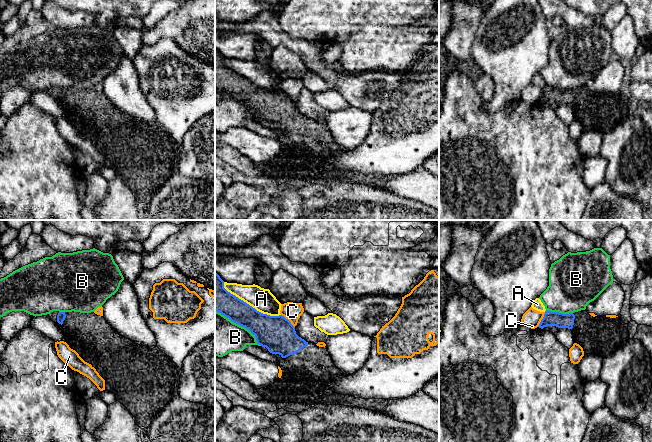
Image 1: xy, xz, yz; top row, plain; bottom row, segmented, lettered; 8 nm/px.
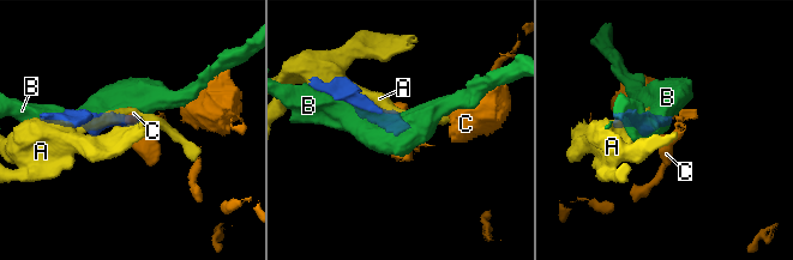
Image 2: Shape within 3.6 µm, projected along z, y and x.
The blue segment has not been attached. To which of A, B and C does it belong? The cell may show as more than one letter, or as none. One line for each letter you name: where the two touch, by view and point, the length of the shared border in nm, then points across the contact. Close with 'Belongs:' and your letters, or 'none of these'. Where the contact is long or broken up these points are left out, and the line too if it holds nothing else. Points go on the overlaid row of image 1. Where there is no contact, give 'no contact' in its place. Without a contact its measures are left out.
Belongs: none of these

